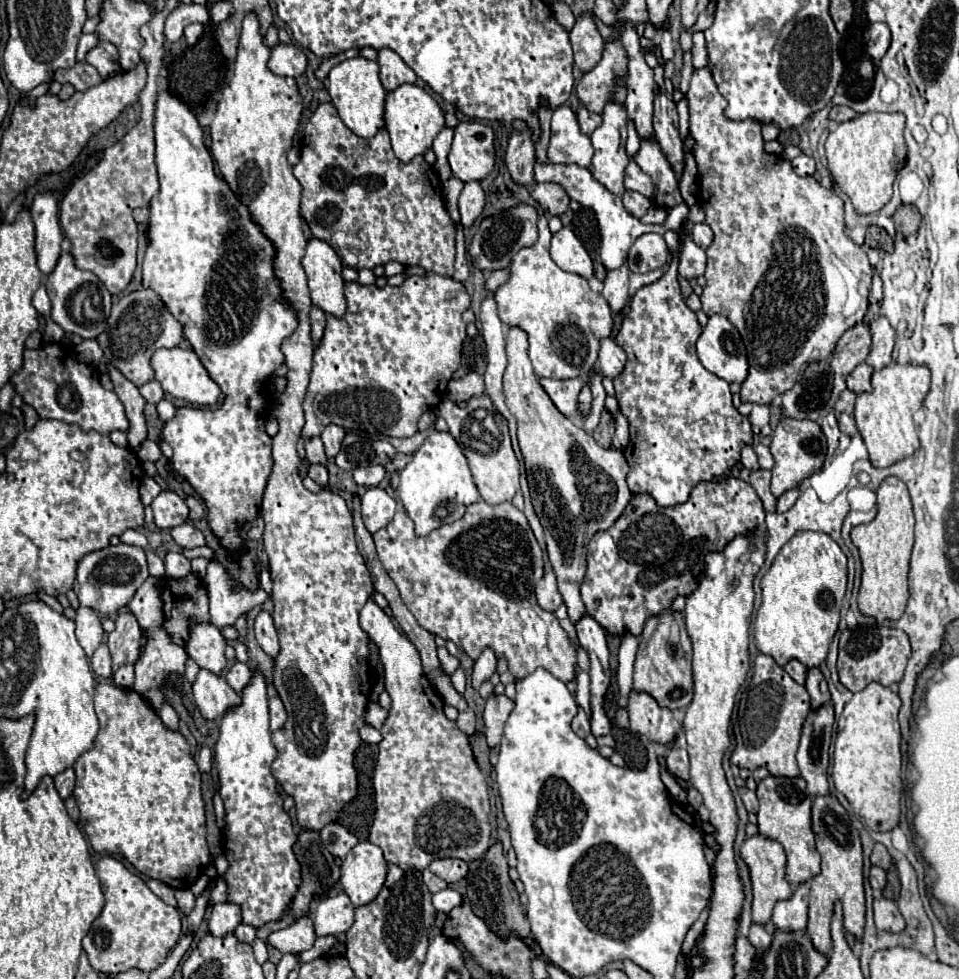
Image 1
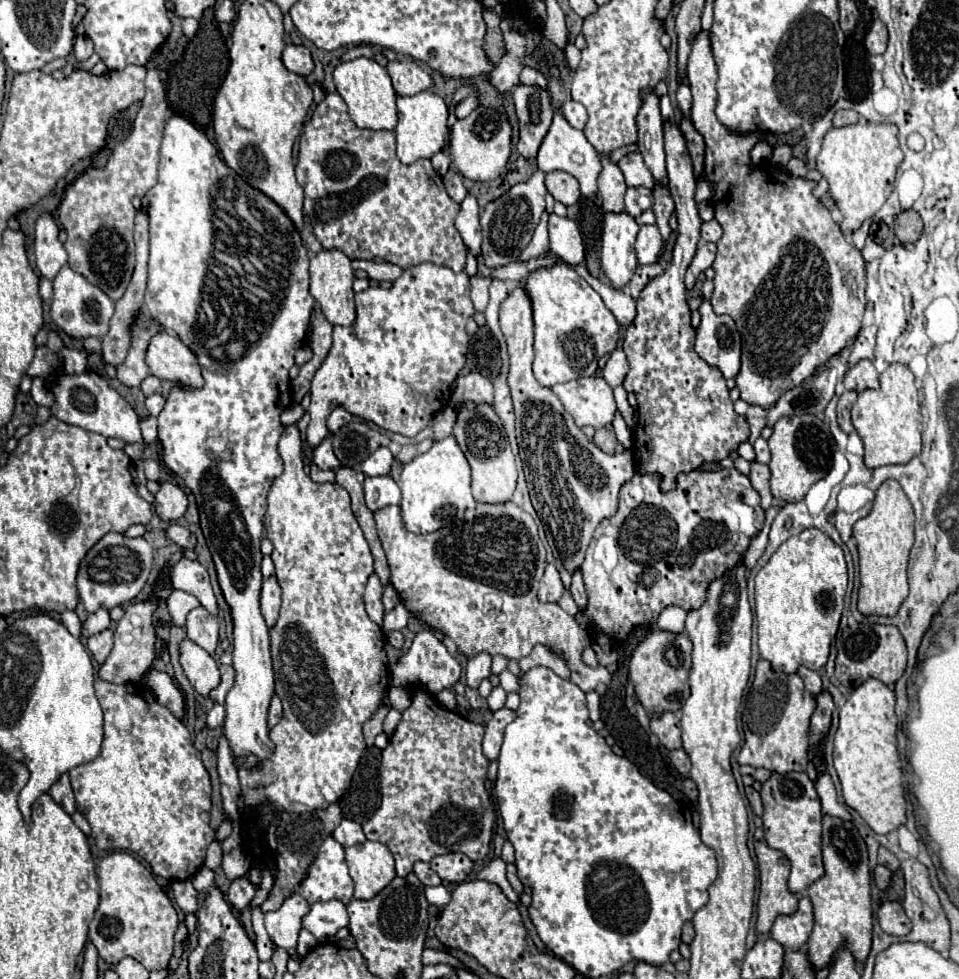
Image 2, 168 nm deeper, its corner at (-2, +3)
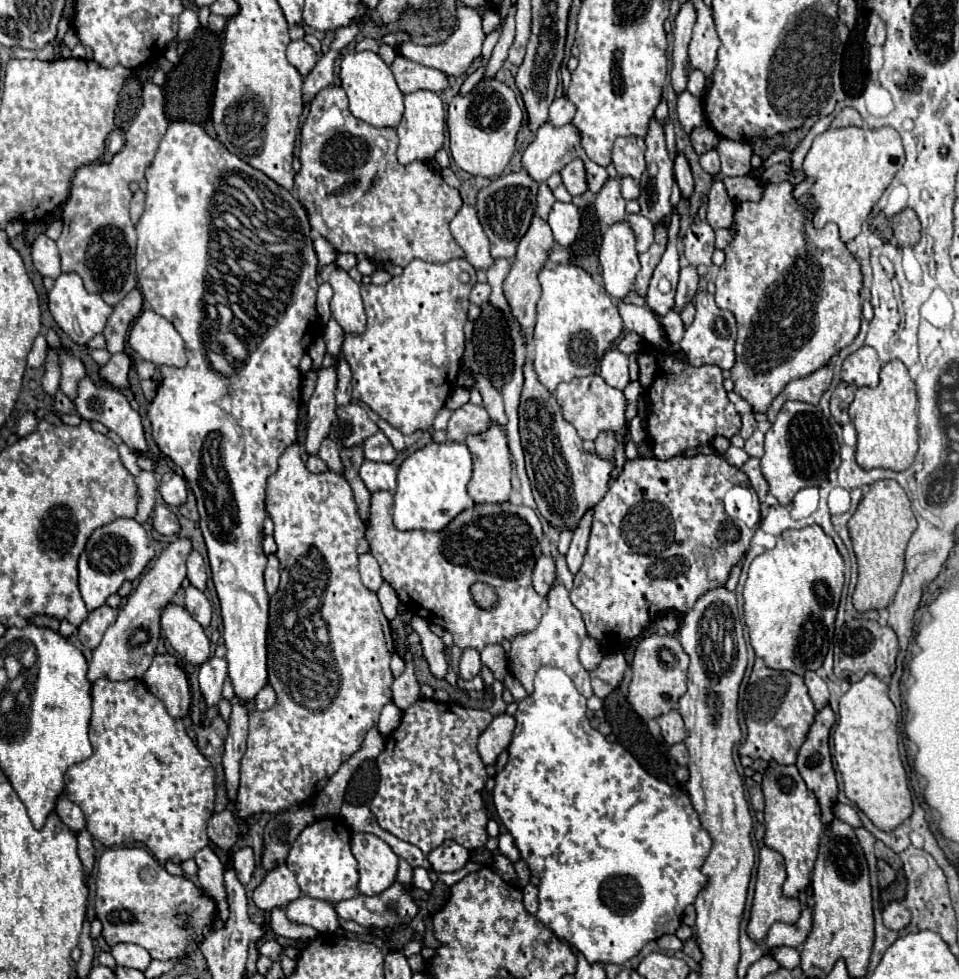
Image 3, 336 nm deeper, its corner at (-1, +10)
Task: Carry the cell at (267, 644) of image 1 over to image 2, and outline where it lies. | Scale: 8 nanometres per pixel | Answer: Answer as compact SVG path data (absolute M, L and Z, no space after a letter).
M273 576L269 580L263 580L263 588L261 588L261 614L269 628L275 626L279 608L281 608L281 588L277 584L277 578Z

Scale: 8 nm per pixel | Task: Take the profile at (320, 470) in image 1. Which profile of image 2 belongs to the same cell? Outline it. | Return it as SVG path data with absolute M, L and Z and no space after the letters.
M311 464L311 480L313 482L335 482L335 472L333 470L321 470L315 464Z

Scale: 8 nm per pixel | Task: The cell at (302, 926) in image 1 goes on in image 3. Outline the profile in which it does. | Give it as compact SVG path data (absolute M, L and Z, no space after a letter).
M278 865L268 871L262 883L254 889L254 903L262 911L272 911L274 907L286 907L288 901L300 897L300 887L296 883L294 873L286 865Z

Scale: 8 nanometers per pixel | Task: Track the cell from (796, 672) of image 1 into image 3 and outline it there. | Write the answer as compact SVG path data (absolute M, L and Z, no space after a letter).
M808 671L808 673L804 675L804 683L806 683L806 687L808 687L808 695L810 695L814 707L816 707L818 711L820 711L822 707L826 707L826 705L828 705L828 687L826 687L824 679L818 677L814 671Z

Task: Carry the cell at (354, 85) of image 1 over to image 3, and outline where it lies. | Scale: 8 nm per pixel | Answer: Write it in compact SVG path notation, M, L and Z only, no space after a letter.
M360 51L360 53L344 55L340 79L350 99L350 113L356 119L366 121L368 125L374 127L392 127L392 129L398 127L404 113L404 93L398 89L390 67L376 53Z

